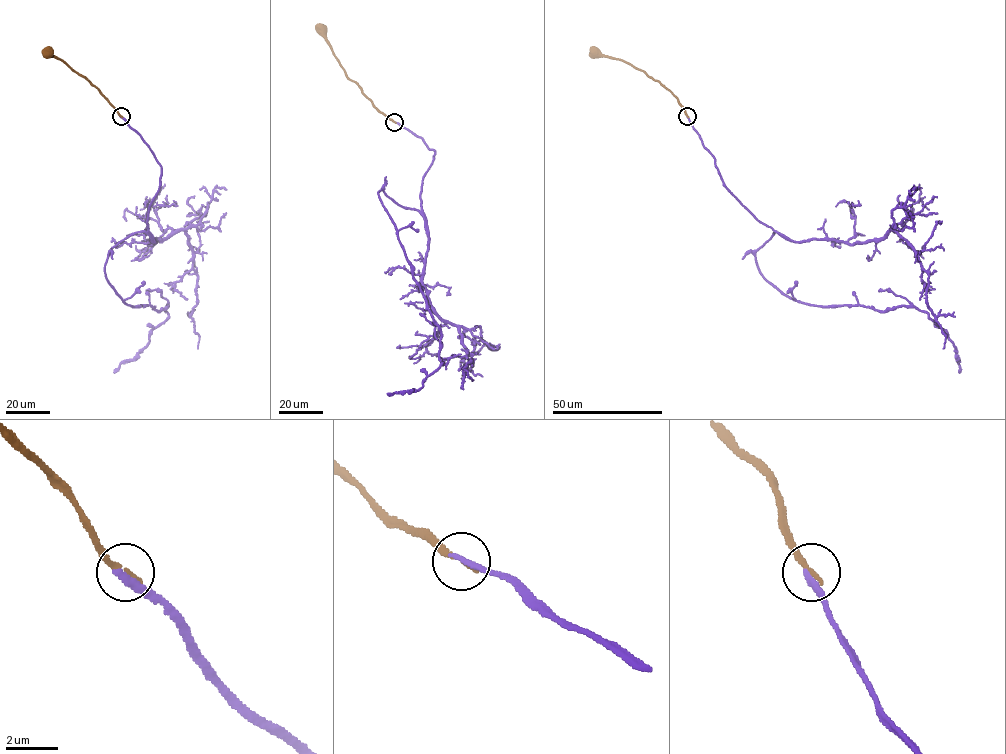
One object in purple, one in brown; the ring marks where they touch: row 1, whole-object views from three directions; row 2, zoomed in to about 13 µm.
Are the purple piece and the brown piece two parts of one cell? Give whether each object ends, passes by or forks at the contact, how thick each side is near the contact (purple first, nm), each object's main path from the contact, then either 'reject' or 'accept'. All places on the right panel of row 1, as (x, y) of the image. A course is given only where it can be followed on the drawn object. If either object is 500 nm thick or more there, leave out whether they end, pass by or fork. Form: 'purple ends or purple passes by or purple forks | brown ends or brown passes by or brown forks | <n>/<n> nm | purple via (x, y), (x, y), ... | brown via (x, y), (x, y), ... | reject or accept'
purple ends | brown ends | 260/200 nm | purple via (687, 116), (724, 186), (778, 233), (755, 252), (762, 275), (810, 305), (925, 311), (955, 348), (959, 372) | brown via (687, 116), (678, 100), (658, 81), (620, 59), (594, 51) | reject

